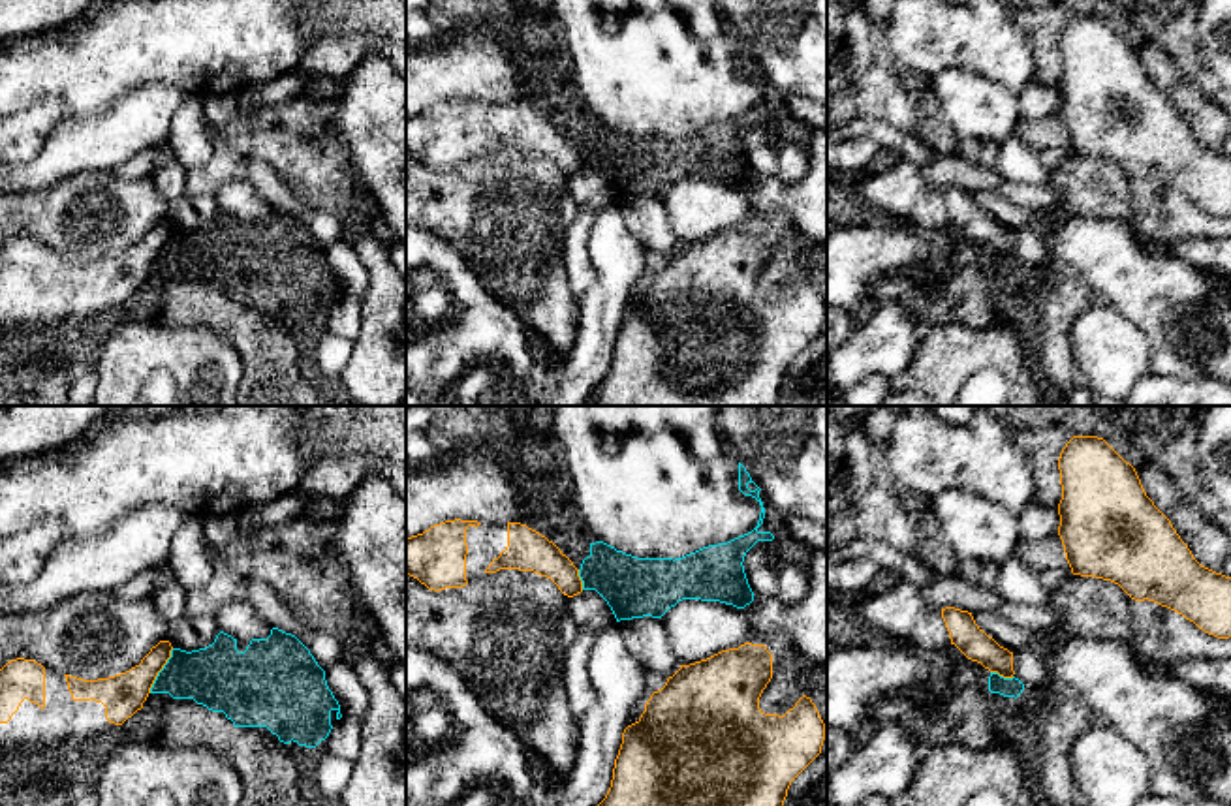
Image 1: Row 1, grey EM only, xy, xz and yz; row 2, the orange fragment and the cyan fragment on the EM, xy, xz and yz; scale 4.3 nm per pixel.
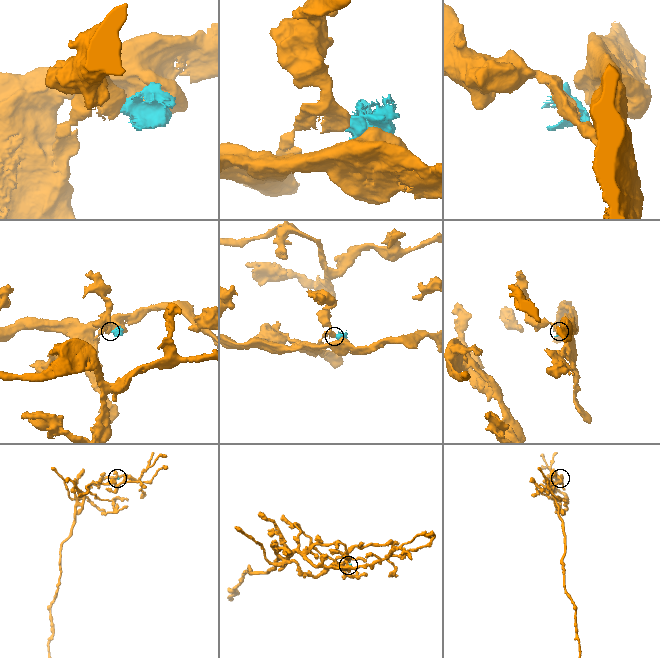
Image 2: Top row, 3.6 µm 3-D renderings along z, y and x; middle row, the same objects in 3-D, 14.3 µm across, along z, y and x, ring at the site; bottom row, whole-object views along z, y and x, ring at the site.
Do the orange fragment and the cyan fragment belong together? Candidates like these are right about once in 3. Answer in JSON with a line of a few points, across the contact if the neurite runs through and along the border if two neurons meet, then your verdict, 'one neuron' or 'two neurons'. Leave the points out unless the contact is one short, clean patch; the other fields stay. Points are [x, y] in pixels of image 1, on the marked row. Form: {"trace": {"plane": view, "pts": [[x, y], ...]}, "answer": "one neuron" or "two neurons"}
{"trace": {"plane": "xy", "pts": [[173, 649], [149, 692]]}, "answer": "two neurons"}

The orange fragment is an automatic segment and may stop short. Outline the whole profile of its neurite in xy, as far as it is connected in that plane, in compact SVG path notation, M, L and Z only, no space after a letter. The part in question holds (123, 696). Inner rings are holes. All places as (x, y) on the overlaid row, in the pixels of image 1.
M160 641L126 673L83 680L17 658L0 669L0 748L51 746L68 738L86 738L122 725L143 708L150 688L171 658L171 643Z

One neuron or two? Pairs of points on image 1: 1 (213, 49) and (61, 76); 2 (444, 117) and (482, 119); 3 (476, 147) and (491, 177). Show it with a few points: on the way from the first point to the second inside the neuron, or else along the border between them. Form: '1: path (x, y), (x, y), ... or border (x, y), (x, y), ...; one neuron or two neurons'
1: path (175, 49), (121, 49), (98, 62); one neuron
2: path (453, 119), (472, 119); one neuron
3: border (483, 151), (468, 162); two neurons

